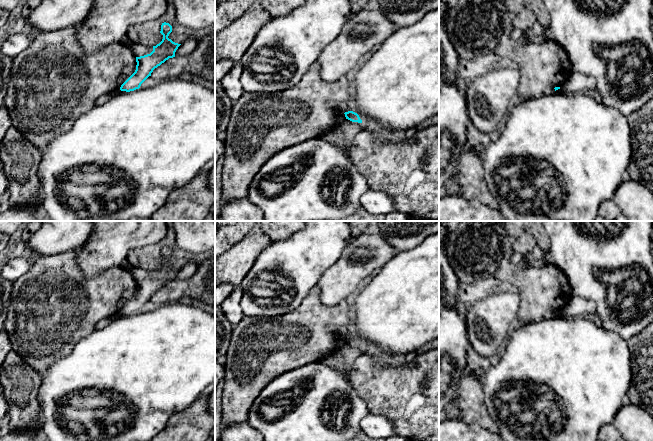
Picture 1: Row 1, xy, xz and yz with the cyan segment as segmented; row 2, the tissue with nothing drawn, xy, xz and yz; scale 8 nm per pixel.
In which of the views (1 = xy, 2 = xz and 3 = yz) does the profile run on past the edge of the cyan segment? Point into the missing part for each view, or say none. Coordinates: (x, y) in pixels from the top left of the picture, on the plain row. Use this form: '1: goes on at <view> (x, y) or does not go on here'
1: does not go on here
2: does not go on here
3: does not go on here

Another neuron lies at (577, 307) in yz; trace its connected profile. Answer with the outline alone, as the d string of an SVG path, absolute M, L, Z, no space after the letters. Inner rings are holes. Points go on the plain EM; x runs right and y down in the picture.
M572 295L566 307L560 311L564 318L580 318L595 313L596 305L593 301Z

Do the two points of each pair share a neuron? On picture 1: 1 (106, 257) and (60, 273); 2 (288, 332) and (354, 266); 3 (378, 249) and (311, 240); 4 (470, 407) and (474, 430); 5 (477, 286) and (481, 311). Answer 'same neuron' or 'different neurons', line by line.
1: different neurons
2: different neurons
3: different neurons
4: different neurons
5: different neurons

